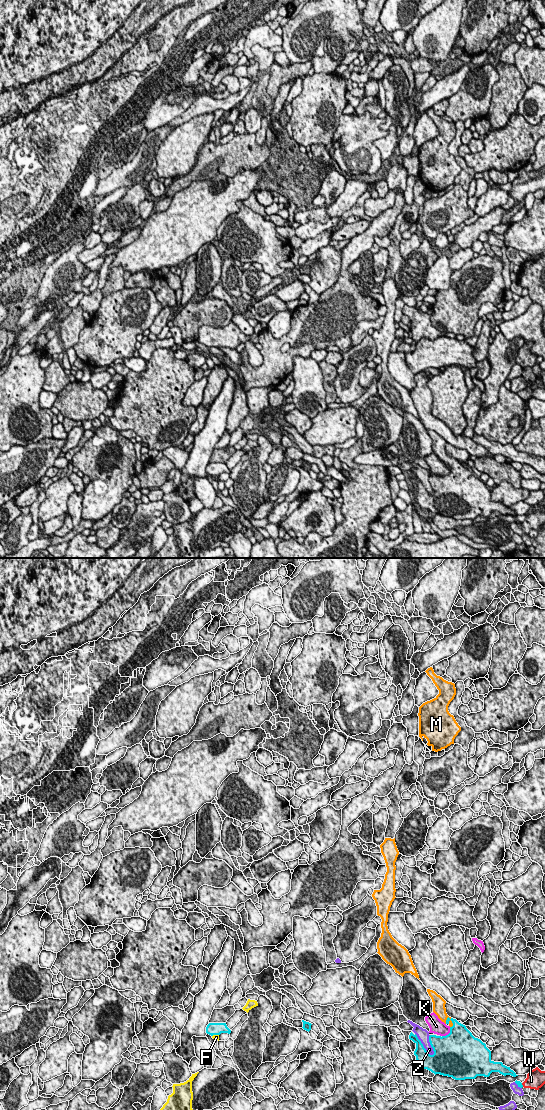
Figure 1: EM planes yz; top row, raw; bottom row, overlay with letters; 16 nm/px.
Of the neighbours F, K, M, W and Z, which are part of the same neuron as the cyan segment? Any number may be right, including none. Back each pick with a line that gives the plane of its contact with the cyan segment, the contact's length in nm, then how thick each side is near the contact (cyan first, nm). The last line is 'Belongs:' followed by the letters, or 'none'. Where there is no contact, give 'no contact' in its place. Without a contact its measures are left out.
M: yz | 200 nm | 340/60 nm
Belongs: M

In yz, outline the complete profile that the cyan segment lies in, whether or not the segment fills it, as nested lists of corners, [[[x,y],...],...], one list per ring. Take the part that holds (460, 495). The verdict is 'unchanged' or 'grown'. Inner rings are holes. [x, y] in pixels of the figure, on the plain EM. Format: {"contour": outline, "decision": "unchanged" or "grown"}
{"contour": [[[427,429],[427,432],[433,442],[433,452],[450,466],[450,473],[442,477],[429,476],[433,495],[426,491],[416,474],[410,473],[409,479],[416,484],[414,495],[422,509],[455,520],[475,519],[477,516],[489,517],[492,512],[499,512],[504,516],[518,516],[502,502],[492,501],[491,491],[486,484],[475,478],[465,465],[447,455],[446,441],[433,430]]], "decision": "grown"}

